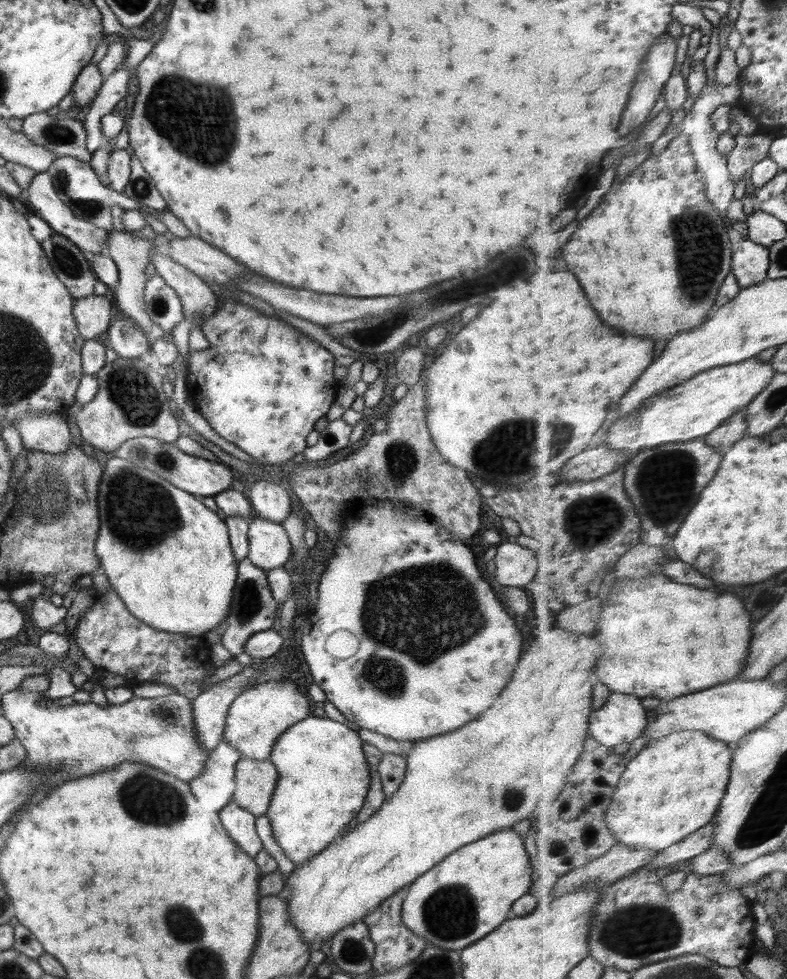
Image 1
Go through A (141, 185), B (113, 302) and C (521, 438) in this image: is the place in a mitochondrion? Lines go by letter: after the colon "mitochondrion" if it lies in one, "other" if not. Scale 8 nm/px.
A: mitochondrion
B: other
C: mitochondrion

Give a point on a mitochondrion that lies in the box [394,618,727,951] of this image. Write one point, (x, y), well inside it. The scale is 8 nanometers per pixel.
(451, 912)

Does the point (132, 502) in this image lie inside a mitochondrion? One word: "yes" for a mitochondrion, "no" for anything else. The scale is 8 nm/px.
yes

